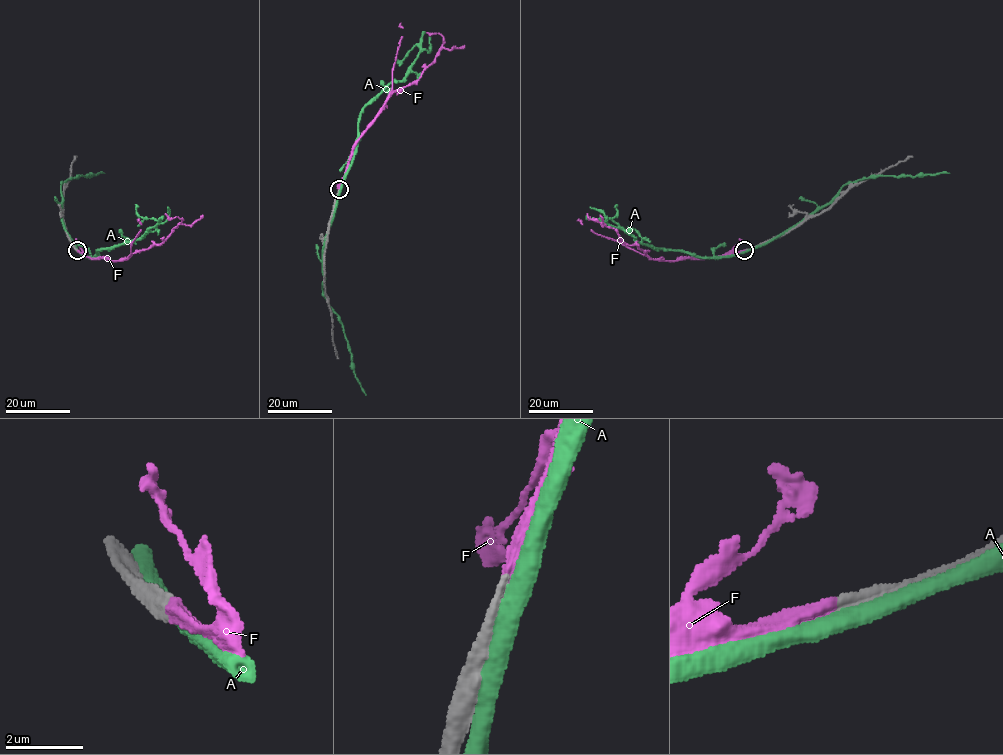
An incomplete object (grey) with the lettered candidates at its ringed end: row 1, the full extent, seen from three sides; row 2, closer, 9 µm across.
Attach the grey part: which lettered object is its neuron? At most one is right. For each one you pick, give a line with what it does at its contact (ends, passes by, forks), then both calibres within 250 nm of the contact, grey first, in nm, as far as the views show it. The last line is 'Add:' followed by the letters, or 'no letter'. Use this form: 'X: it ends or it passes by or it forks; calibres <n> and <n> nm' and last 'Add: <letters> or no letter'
F: it ends; calibres 360 and 400 nm
Add: F

